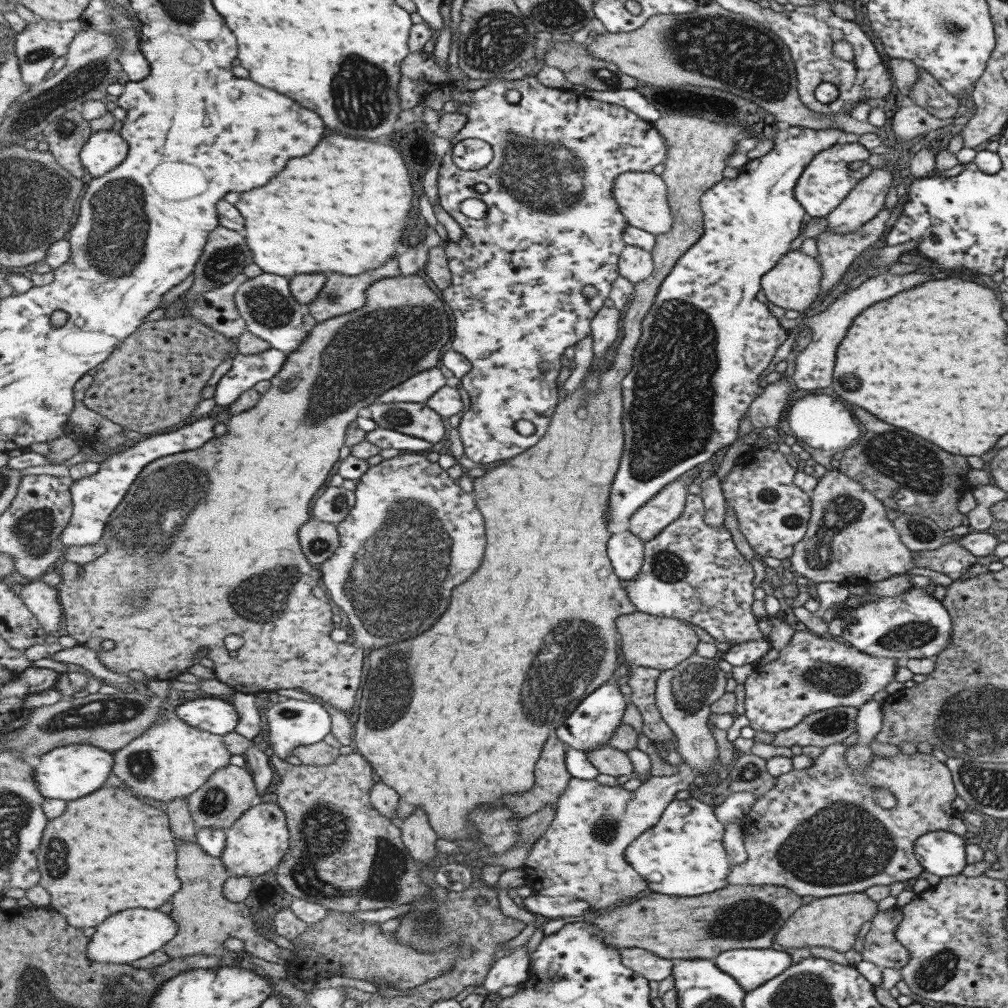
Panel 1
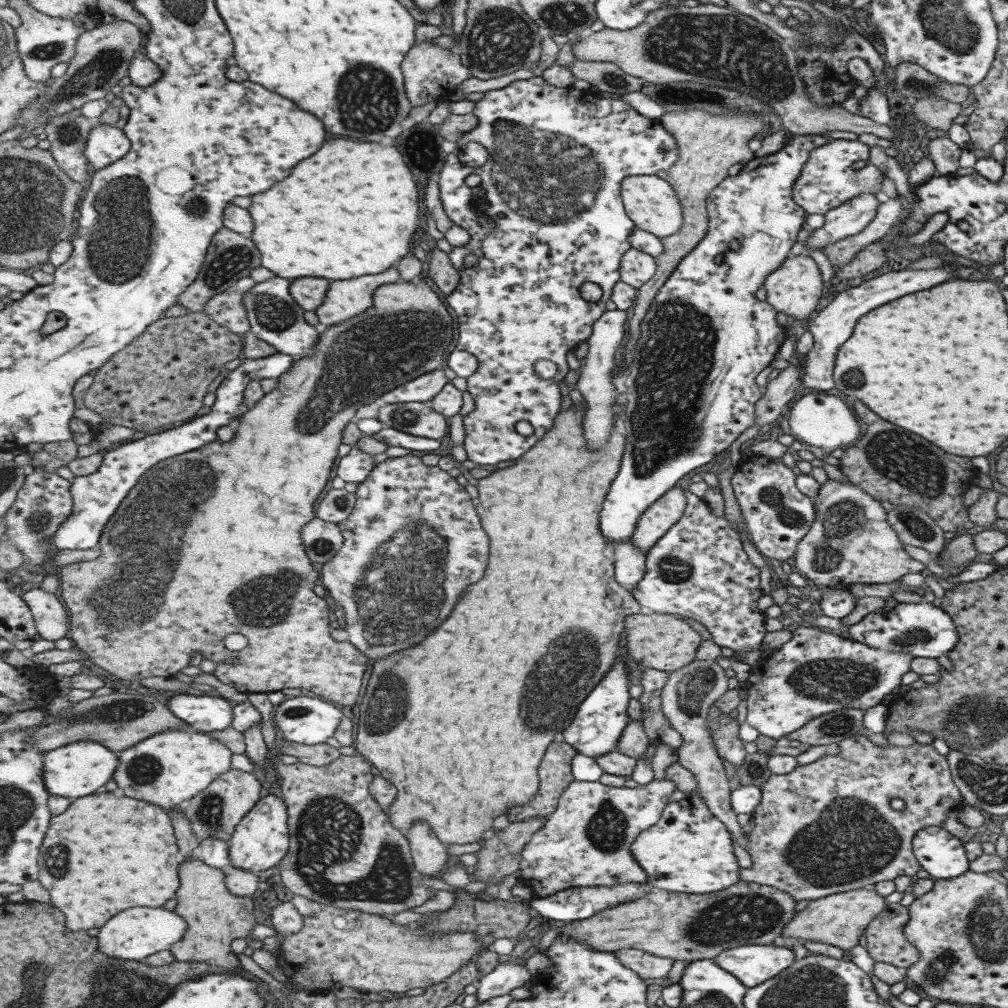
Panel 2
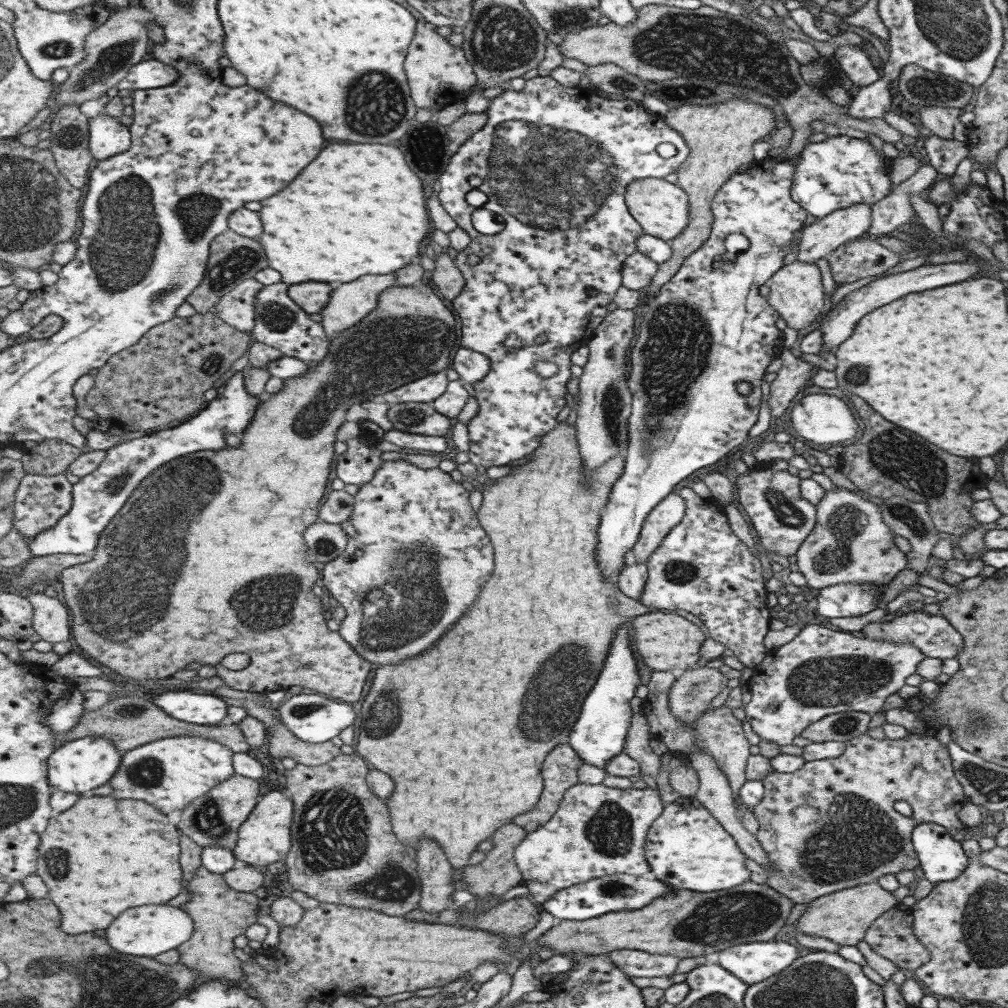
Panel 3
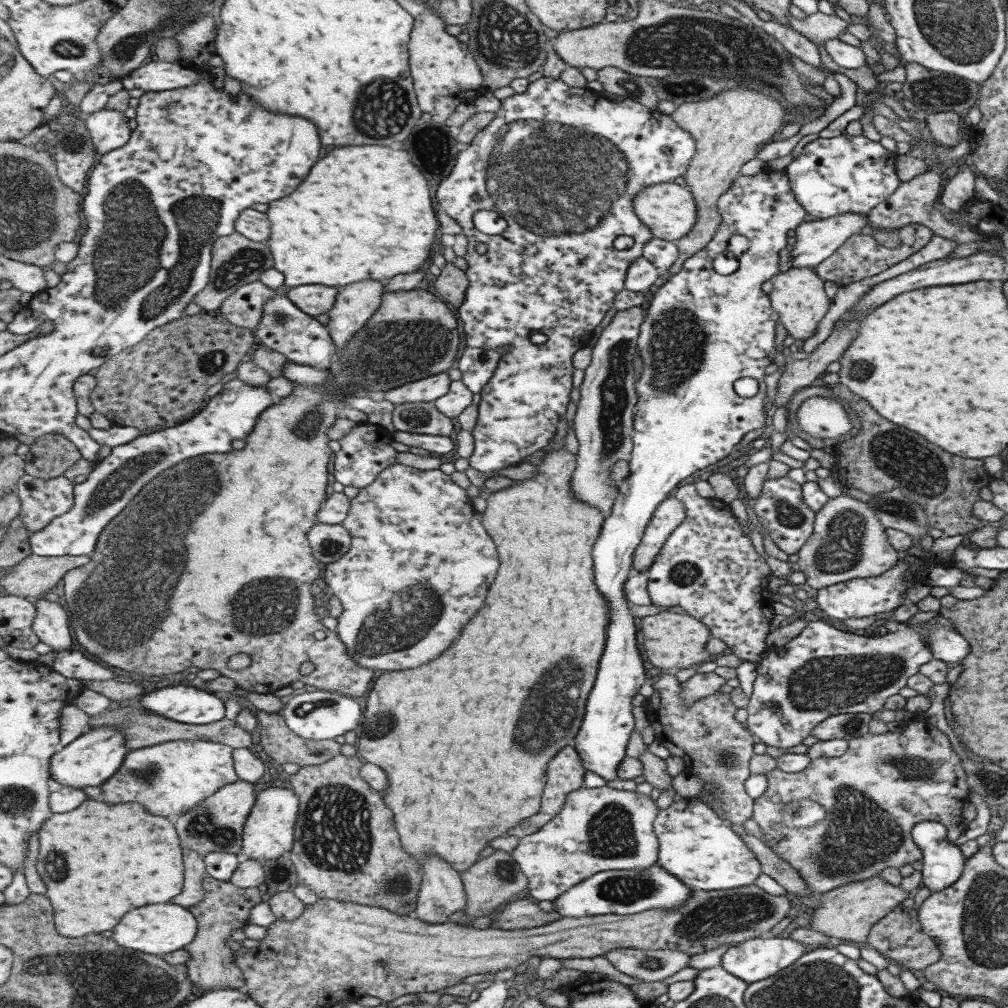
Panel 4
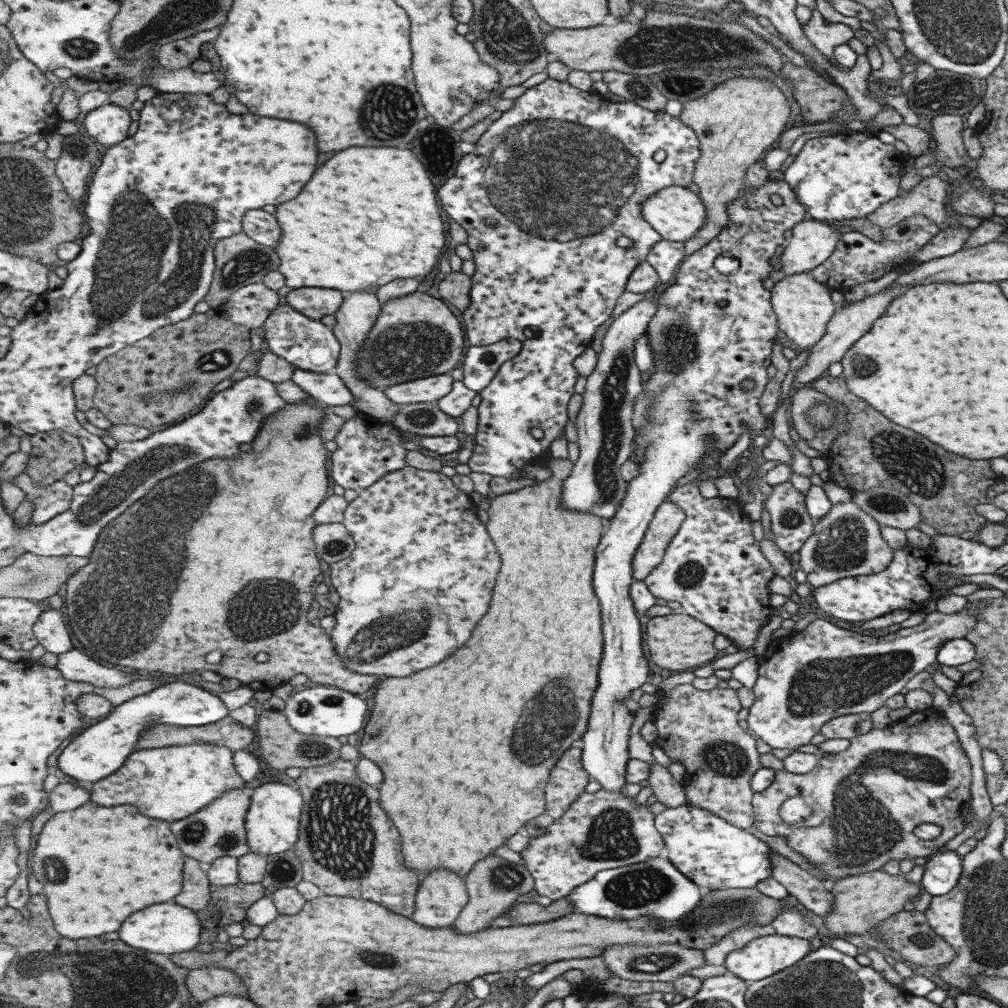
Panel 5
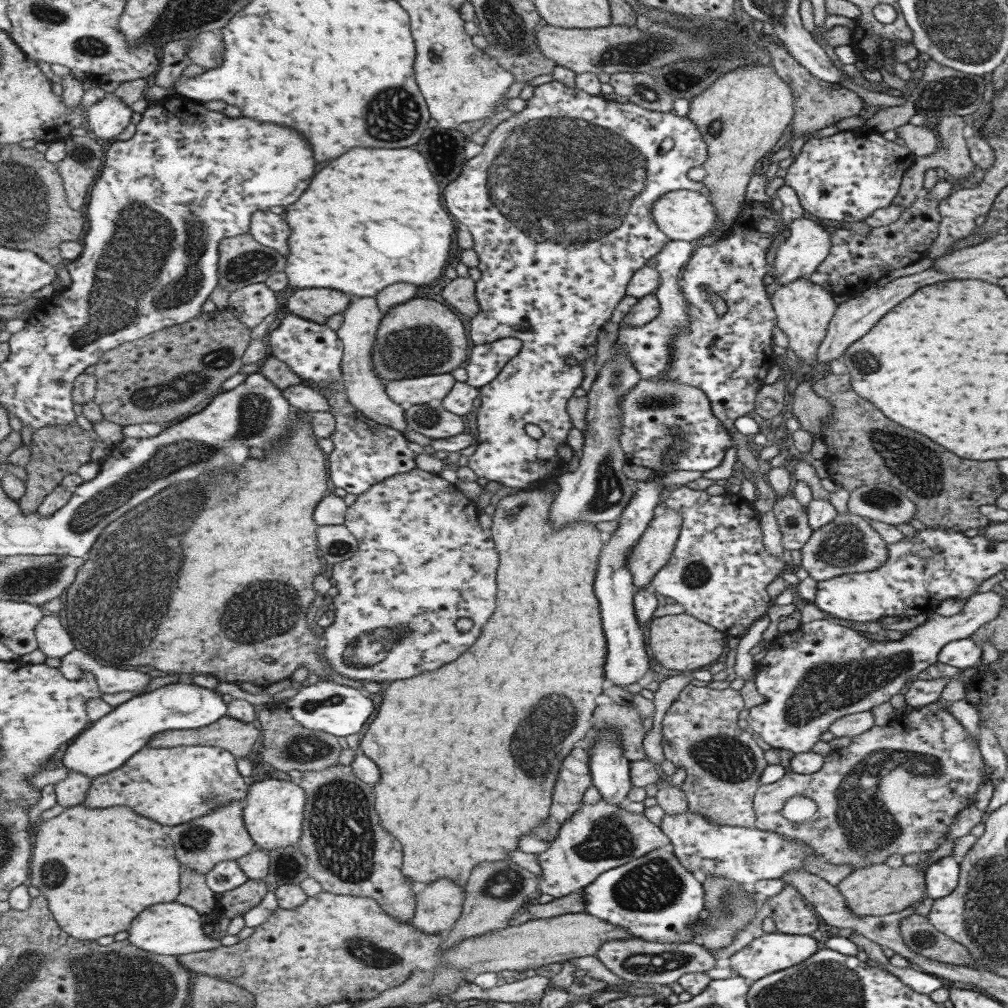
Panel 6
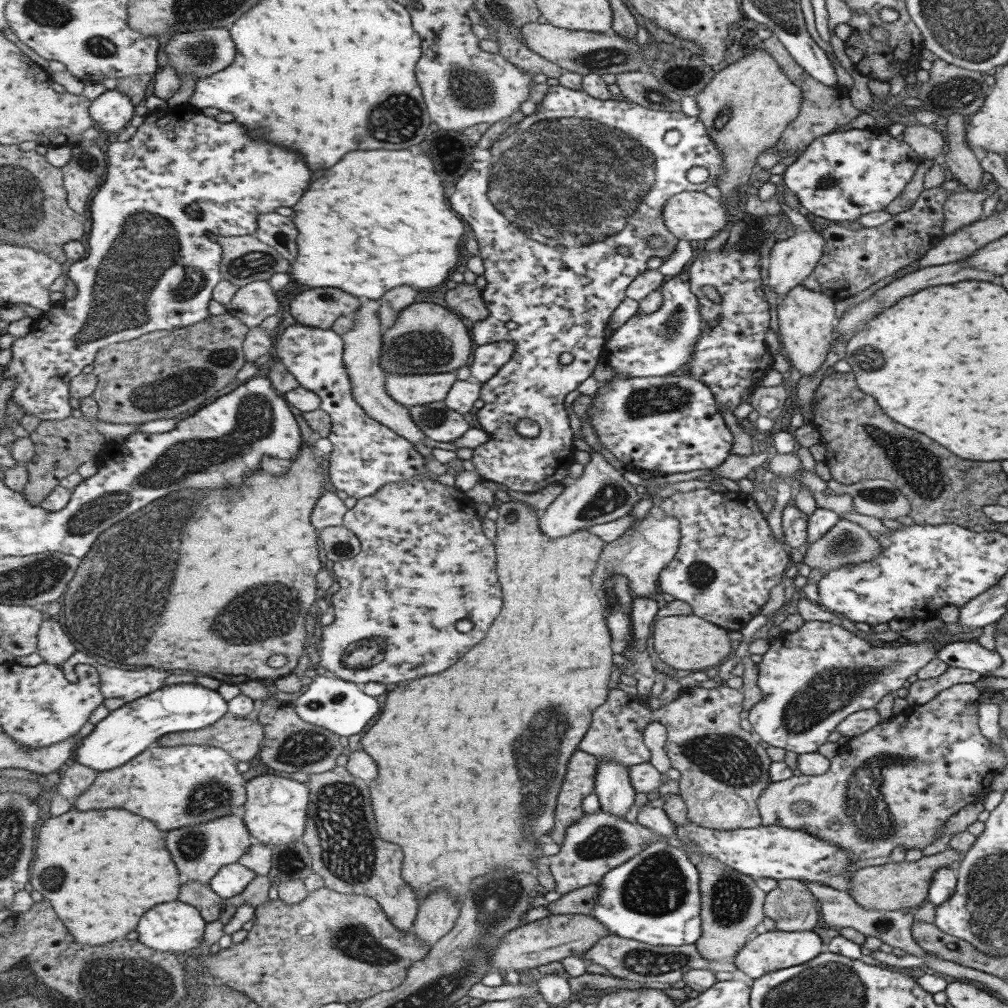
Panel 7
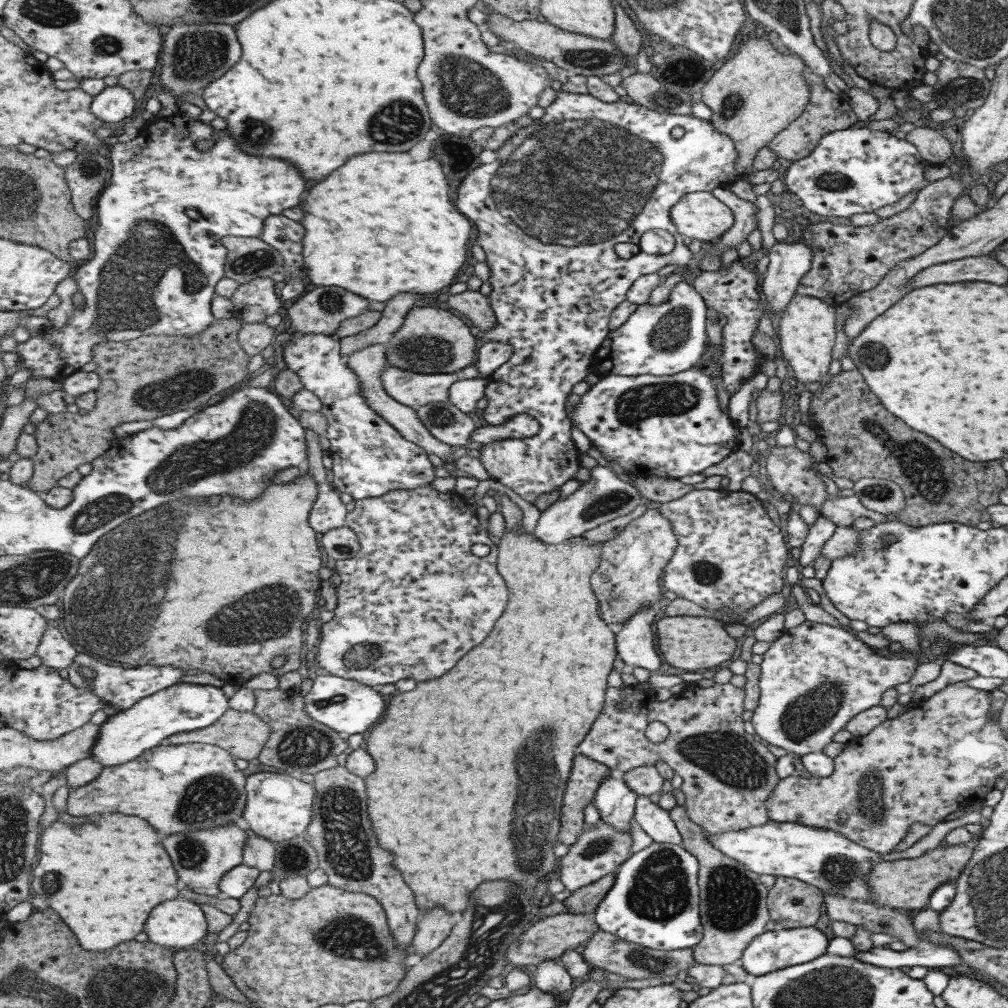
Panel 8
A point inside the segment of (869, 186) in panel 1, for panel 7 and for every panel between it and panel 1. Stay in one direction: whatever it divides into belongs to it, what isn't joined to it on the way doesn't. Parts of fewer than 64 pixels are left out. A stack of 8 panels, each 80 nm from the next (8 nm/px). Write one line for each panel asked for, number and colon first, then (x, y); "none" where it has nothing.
2: (850, 218)
3: (825, 234)
4: (814, 241)
5: (812, 241)
6: (807, 245)
7: (791, 260)

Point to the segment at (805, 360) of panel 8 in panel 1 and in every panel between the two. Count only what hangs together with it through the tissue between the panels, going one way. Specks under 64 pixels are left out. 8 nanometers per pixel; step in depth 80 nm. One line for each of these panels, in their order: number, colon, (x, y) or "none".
1: (792, 284)
2: (794, 287)
3: (795, 292)
4: (797, 296)
5: (802, 306)
6: (803, 310)
7: (805, 318)

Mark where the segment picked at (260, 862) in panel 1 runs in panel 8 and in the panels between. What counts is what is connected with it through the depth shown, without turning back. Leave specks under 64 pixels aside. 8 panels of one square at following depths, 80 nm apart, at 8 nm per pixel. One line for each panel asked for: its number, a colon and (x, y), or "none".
2: (261, 841)
3: (265, 838)
4: (270, 831)
5: (273, 823)
6: (275, 810)
7: (277, 810)
8: (280, 806)

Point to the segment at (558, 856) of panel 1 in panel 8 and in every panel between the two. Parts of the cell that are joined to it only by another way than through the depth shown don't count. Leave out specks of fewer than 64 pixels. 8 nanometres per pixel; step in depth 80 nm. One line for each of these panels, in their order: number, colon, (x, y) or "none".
2: (585, 843)
3: (597, 831)
4: (600, 829)
5: (601, 830)
6: (600, 836)
7: (600, 841)
8: (600, 849)

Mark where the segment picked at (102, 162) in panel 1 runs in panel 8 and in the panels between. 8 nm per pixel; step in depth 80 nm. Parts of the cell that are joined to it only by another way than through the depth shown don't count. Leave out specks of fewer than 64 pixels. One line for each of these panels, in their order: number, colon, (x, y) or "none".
2: (106, 143)
3: (108, 137)
4: (109, 129)
5: (109, 125)
6: (107, 119)
7: (112, 111)
8: (115, 103)

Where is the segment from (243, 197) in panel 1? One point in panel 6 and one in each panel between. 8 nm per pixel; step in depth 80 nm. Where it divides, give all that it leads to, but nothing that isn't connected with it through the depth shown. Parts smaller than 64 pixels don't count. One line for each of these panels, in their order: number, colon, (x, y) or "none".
2: (334, 217)
3: (359, 209)
4: (326, 233)
5: (370, 215)
6: (372, 210)

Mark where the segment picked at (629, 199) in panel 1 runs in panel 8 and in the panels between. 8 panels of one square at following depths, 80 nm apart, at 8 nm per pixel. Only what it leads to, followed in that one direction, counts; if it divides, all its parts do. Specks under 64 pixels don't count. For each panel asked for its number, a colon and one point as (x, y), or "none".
2: (650, 202)
3: (661, 208)
4: (667, 209)
5: (676, 213)
6: (682, 215)
7: (689, 215)
8: (698, 215)

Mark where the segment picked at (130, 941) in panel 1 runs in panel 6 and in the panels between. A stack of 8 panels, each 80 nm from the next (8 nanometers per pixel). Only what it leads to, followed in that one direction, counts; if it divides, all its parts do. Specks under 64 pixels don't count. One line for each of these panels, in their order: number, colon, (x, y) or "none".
2: (139, 933)
3: (150, 931)
4: (160, 929)
5: (166, 929)
6: (174, 929)

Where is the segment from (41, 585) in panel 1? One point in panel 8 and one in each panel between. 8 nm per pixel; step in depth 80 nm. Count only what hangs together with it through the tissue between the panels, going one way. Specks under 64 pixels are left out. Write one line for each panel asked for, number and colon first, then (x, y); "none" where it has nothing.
2: (53, 622)
3: (52, 618)
4: (51, 624)
5: (51, 630)
6: (55, 641)
7: (55, 645)
8: (56, 651)

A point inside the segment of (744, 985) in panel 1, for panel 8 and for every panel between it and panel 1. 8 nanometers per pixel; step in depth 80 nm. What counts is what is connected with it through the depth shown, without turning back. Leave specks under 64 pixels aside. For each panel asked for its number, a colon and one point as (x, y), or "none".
2: (751, 964)
3: (752, 962)
4: (755, 959)
5: (761, 957)
6: (770, 953)
7: (769, 951)
8: (770, 951)

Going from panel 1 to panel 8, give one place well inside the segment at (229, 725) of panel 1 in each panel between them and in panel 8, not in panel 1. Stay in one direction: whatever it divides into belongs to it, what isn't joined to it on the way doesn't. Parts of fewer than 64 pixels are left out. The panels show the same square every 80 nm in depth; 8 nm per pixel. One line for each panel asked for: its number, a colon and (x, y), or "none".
2: (209, 713)
3: (196, 707)
4: (186, 704)
5: (101, 749)
6: (106, 745)
7: (128, 731)
8: (185, 707)

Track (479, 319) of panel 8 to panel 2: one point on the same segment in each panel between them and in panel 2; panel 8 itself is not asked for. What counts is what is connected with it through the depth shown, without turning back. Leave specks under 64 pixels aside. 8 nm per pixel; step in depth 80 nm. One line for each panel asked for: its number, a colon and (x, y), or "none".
2: (441, 269)
3: (447, 276)
4: (452, 283)
5: (456, 286)
6: (461, 293)
7: (466, 298)

